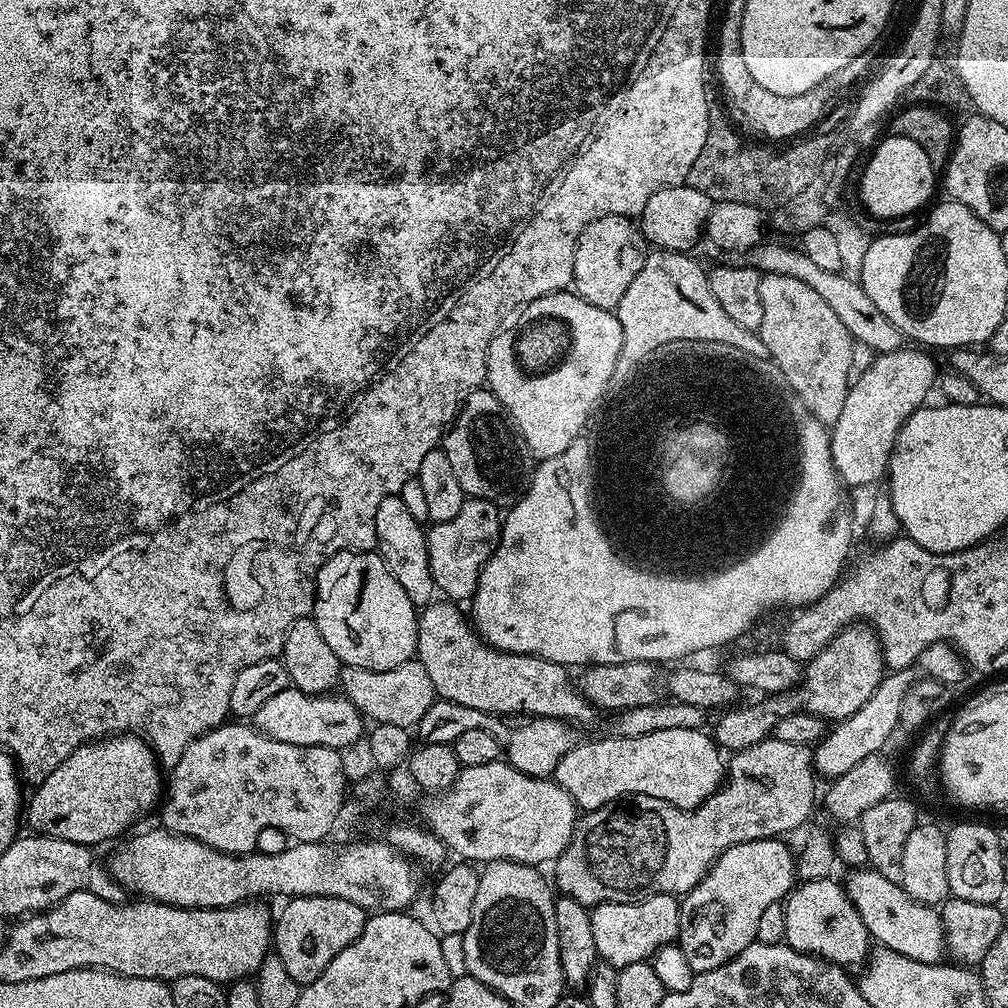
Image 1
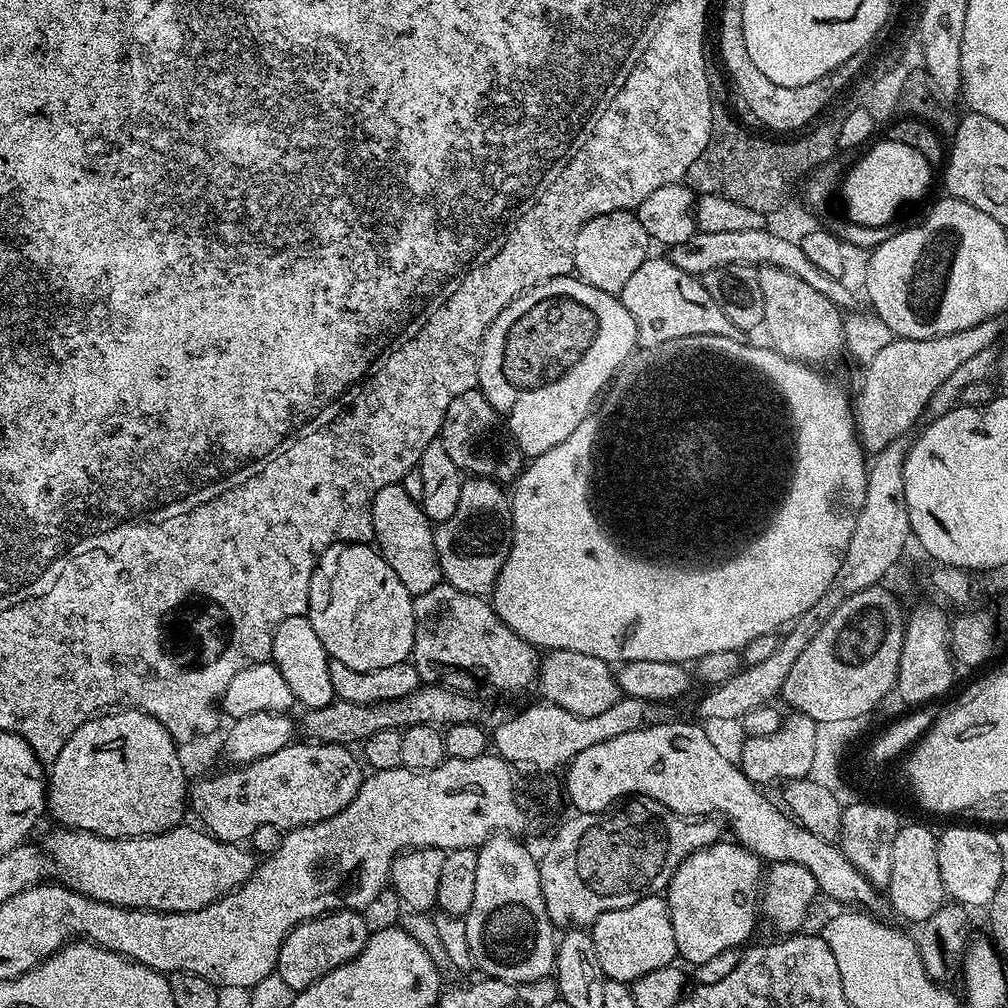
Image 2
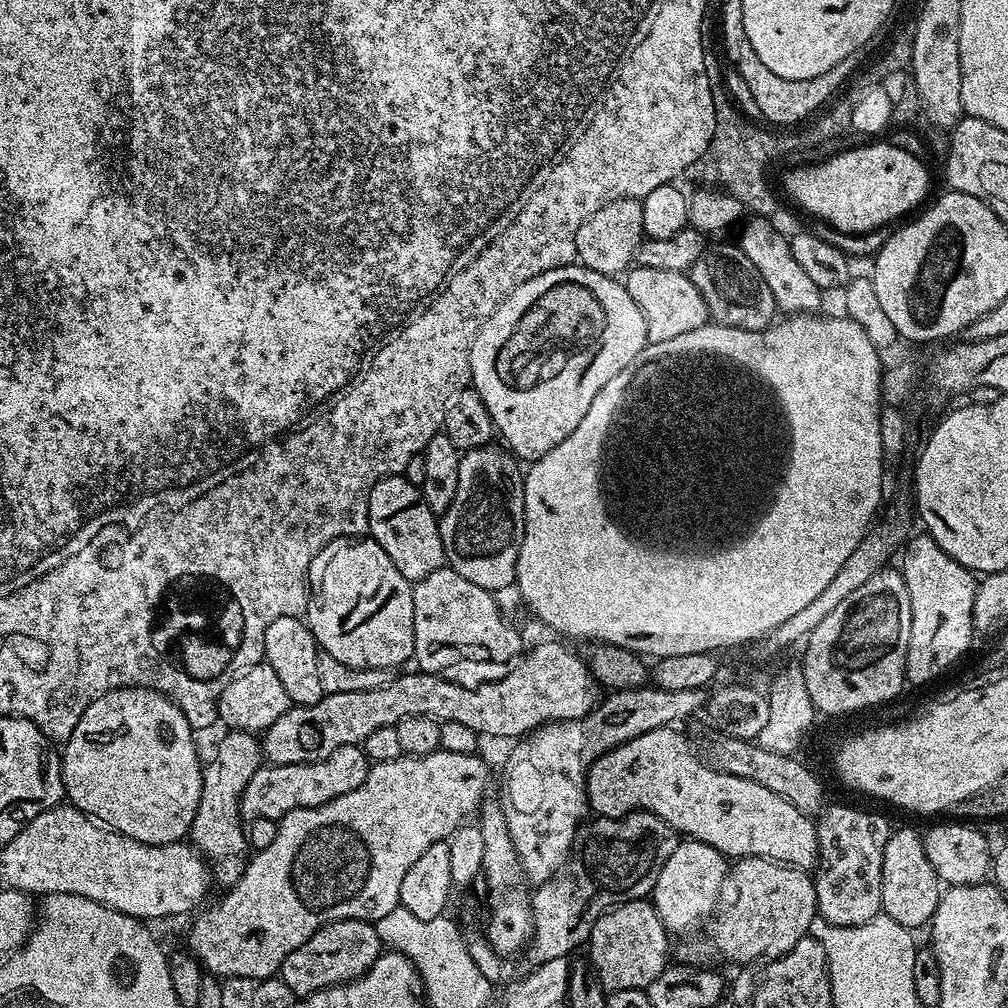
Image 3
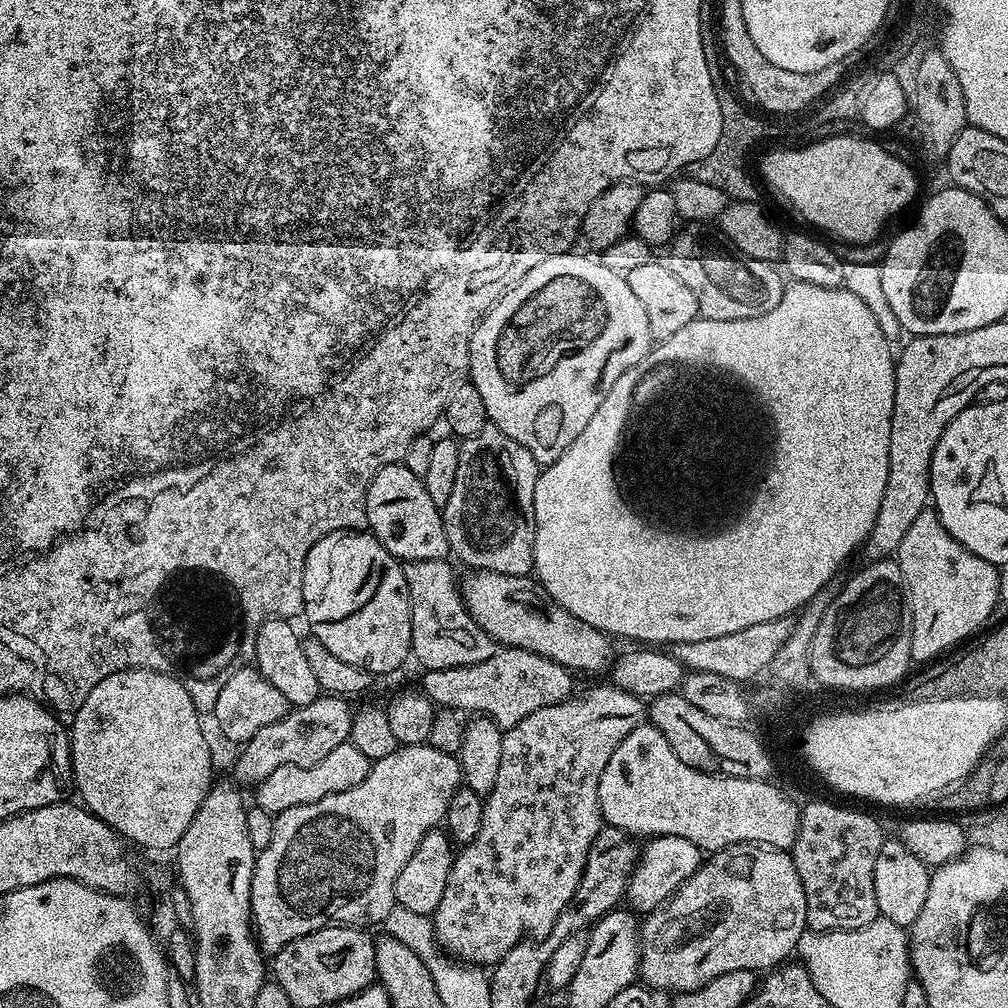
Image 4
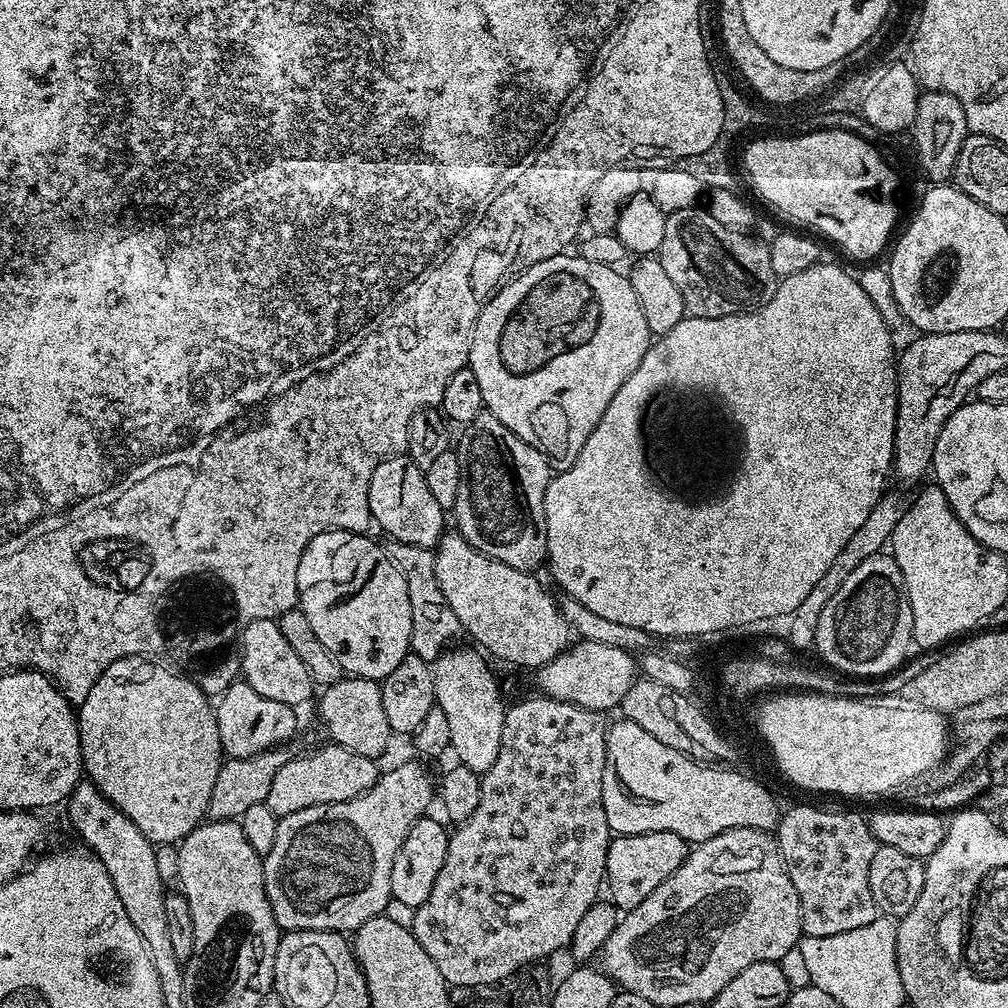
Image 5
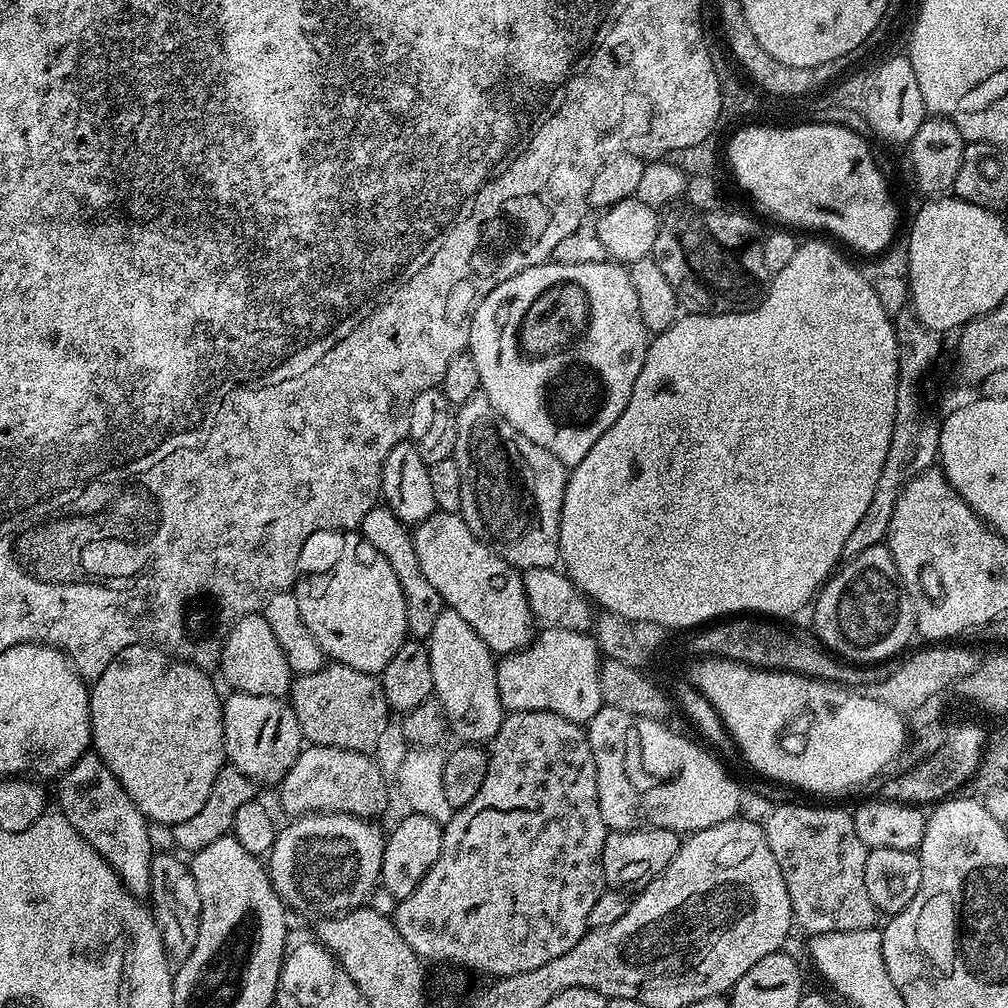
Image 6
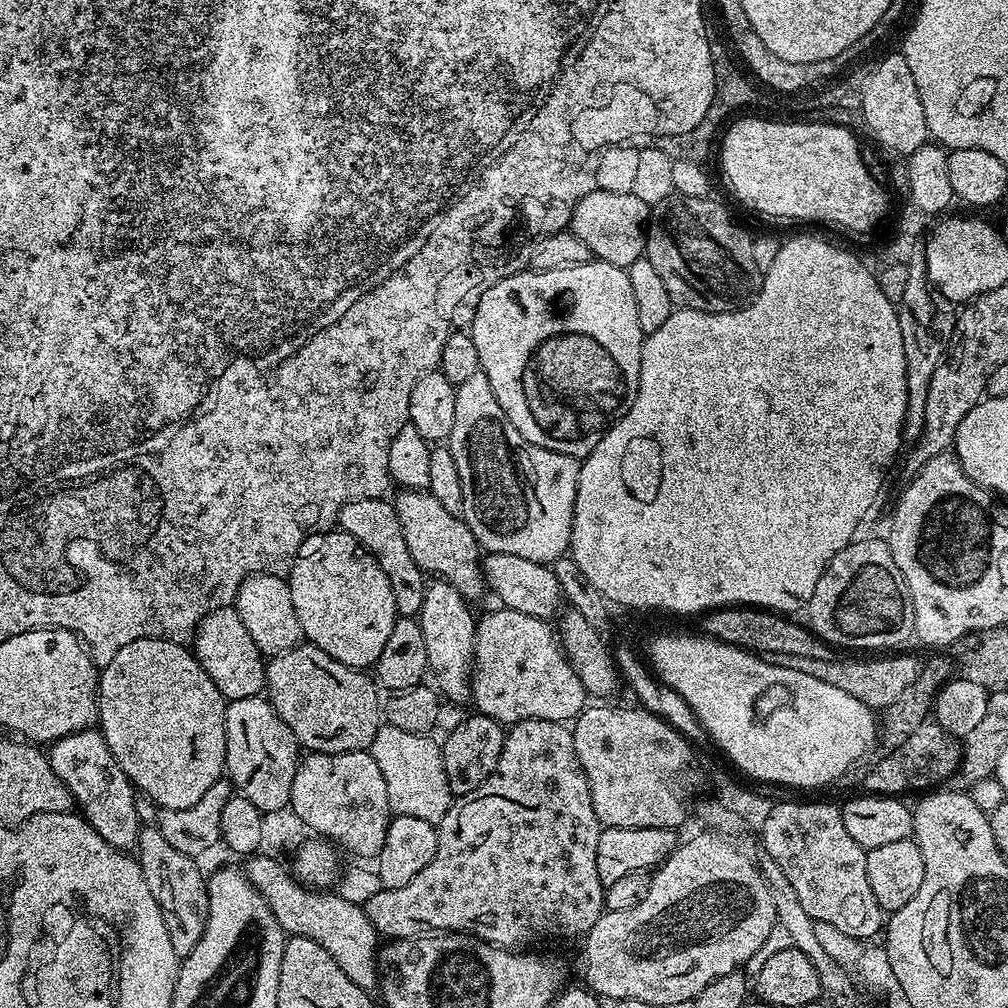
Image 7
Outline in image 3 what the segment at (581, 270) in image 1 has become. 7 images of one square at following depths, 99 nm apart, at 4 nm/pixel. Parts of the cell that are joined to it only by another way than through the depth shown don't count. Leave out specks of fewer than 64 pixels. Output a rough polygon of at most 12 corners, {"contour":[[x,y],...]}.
{"contour":[[641,201],[606,202],[582,222],[576,259],[615,277],[645,238]]}

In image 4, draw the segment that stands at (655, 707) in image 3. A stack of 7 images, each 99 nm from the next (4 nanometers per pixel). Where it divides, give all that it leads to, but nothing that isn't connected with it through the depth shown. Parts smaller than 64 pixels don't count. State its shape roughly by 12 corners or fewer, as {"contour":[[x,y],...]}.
{"contour":[[608,682],[503,733],[437,944],[494,966],[548,936],[645,723]]}

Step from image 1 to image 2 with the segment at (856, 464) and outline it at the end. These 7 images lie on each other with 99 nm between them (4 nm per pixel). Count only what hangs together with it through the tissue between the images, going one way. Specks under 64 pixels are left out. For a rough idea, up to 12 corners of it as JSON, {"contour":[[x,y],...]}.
{"contour":[[999,319],[894,338],[863,365],[856,434],[875,454],[917,427],[930,394],[997,343]]}

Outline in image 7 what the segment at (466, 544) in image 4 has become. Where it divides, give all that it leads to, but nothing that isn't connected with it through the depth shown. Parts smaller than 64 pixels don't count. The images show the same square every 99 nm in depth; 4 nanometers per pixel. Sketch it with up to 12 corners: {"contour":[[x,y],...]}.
{"contour":[[490,378],[446,447],[485,553],[569,551],[581,461],[526,442]]}

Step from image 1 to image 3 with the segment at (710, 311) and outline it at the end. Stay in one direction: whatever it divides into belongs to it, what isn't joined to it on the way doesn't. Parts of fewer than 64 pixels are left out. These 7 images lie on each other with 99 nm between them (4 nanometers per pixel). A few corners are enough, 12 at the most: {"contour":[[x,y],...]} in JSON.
{"contour":[[636,266],[630,298],[649,344],[709,323],[691,275]]}

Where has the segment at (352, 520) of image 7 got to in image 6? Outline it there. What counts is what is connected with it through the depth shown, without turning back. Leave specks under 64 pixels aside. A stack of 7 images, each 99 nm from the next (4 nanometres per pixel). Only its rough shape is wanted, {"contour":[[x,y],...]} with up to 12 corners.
{"contour":[[387,506],[358,531],[398,574],[409,637],[427,641],[446,605],[430,586],[409,525]]}

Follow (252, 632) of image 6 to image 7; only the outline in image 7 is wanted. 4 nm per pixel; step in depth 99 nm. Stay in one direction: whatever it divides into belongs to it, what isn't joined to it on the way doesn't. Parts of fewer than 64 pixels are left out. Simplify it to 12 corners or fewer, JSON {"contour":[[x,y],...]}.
{"contour":[[219,608],[196,627],[194,655],[225,701],[265,691],[266,657]]}

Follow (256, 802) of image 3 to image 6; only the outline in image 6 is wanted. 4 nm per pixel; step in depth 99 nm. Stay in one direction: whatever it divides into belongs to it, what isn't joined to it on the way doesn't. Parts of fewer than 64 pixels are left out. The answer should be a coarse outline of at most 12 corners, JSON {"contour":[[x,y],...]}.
{"contour":[[301,747],[278,785],[288,818],[388,804],[367,752]]}

